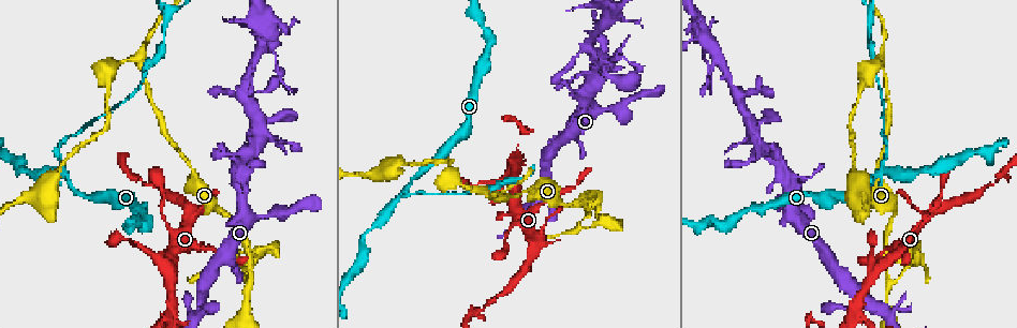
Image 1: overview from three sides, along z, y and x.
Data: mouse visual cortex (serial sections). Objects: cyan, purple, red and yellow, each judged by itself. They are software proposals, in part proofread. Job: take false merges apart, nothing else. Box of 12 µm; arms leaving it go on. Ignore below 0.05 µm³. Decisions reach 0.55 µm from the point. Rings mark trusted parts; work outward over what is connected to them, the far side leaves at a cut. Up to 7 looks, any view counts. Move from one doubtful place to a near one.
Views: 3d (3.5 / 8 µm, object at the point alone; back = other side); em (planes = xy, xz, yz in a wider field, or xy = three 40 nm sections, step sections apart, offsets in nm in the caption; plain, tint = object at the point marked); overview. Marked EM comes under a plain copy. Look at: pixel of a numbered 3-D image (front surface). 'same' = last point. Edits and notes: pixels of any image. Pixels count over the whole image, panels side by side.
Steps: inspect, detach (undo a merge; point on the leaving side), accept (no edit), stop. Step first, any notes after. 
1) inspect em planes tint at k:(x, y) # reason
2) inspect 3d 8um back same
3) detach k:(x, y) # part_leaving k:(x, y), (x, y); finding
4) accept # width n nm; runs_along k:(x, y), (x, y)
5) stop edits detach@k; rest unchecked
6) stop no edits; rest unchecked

inspect 3d 3.5um at 1:(403, 189) # thick turns thin

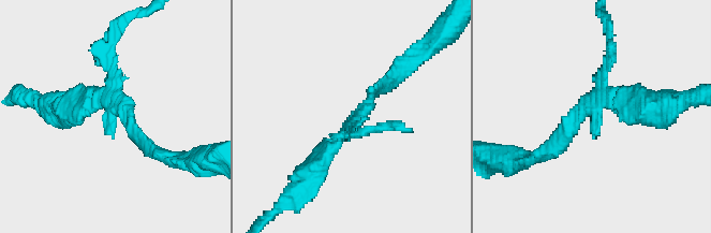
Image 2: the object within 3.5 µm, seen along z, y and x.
inspect em xy step 5 tint at 2:(356, 118) # now the EM

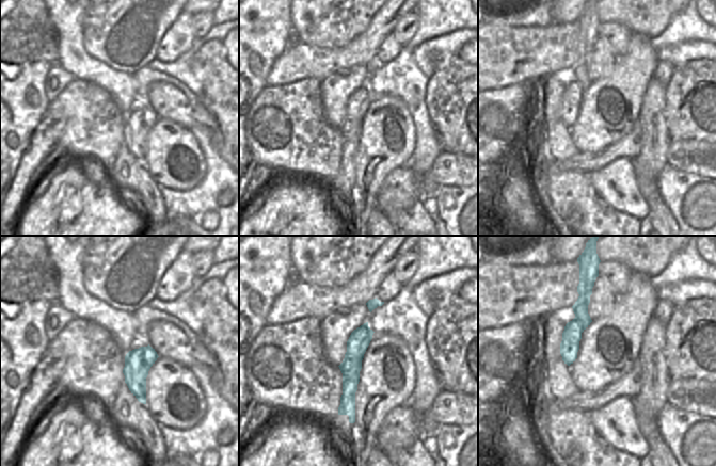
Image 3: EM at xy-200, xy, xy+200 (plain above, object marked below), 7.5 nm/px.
inspect em xy step 3 tint same

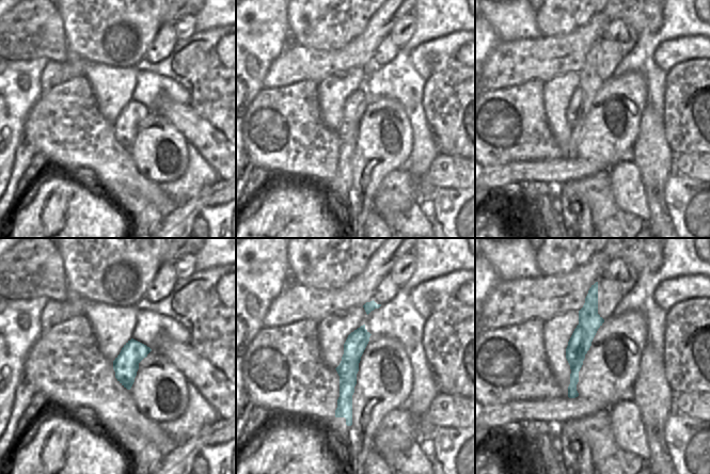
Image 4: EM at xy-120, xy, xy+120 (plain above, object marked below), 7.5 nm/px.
detach 2:(119, 28) # part_leaving 2:(113, 72), (109, 37), (116, 26); two cells meet here

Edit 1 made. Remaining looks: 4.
inspect overview # see it whole again

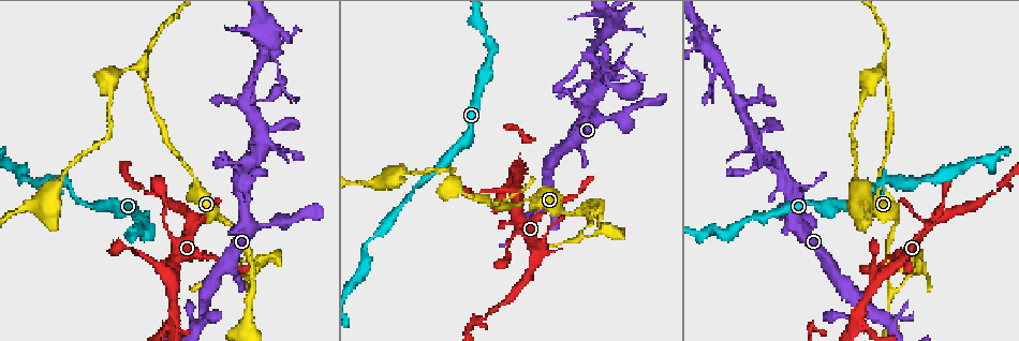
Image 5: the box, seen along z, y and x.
inspect 3d 3.5um back at 5:(580, 230) # arms part here

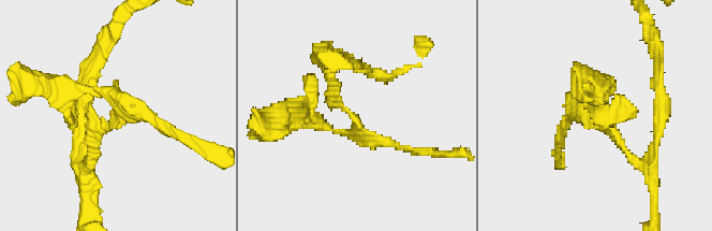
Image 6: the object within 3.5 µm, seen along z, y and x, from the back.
inspect em xy step 2 tint at 6:(113, 125) # shape alone is not enough

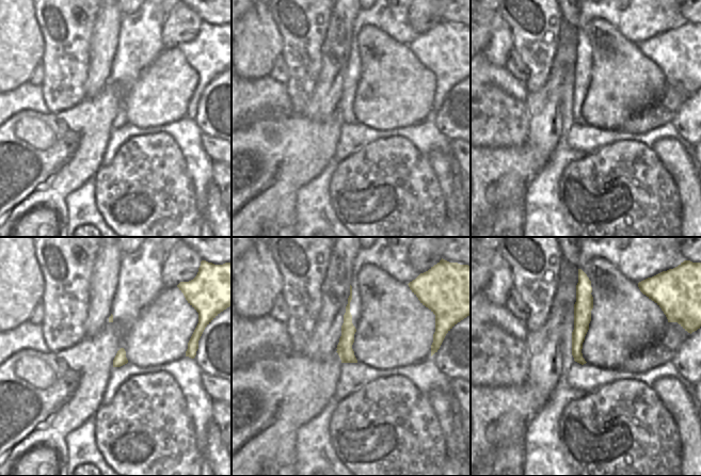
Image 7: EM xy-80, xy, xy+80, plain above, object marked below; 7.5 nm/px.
accept # runs_along 6:(87, 164), (116, 99), (79, 89); one cell here

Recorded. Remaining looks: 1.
stop edits detach@2; rest unchecked

